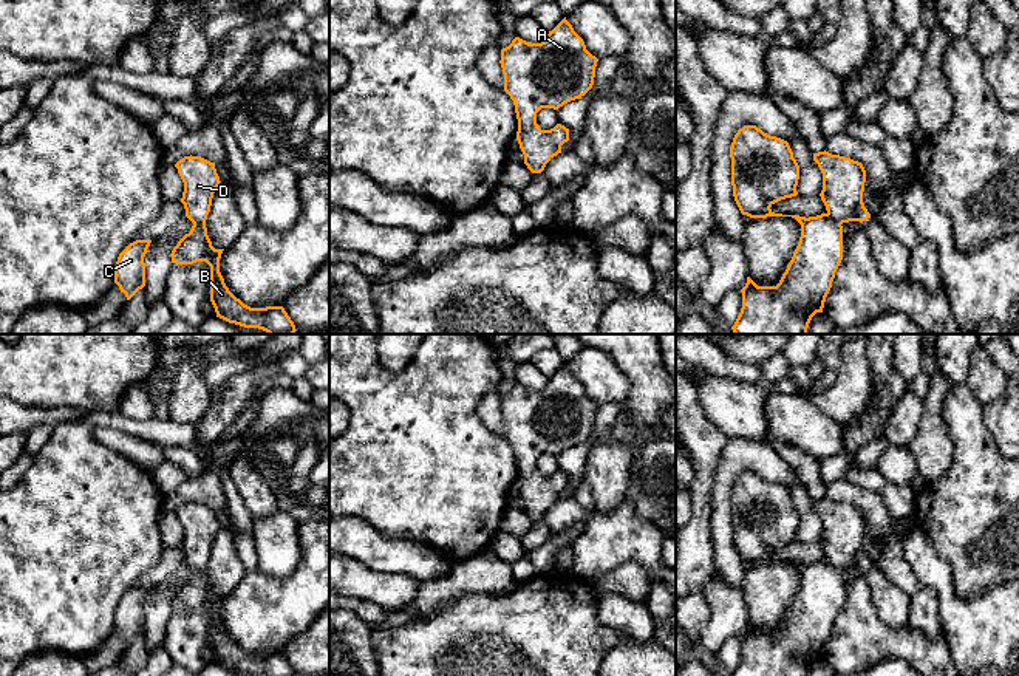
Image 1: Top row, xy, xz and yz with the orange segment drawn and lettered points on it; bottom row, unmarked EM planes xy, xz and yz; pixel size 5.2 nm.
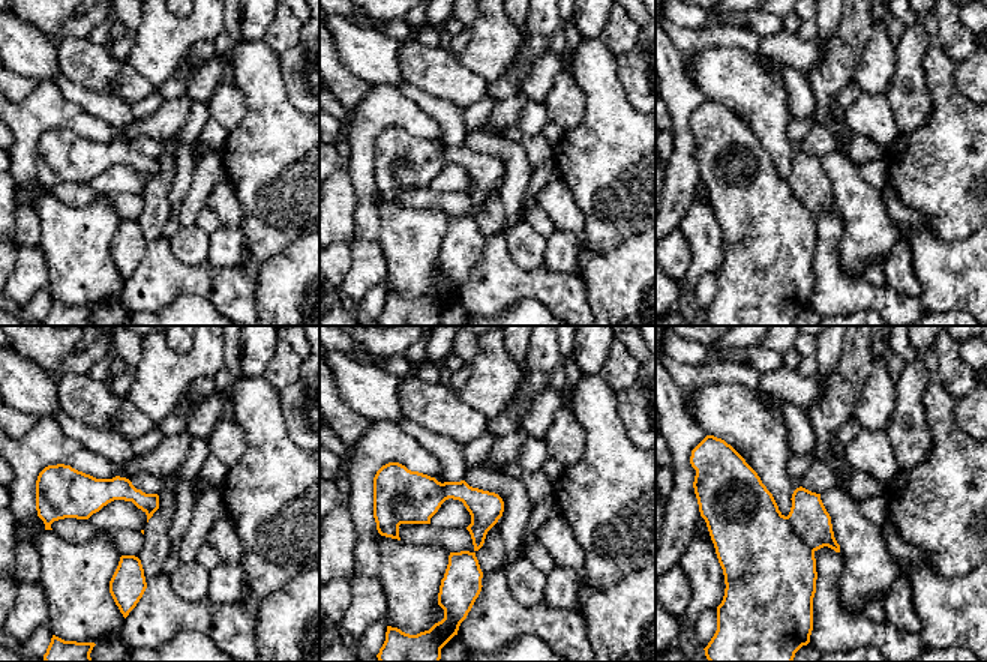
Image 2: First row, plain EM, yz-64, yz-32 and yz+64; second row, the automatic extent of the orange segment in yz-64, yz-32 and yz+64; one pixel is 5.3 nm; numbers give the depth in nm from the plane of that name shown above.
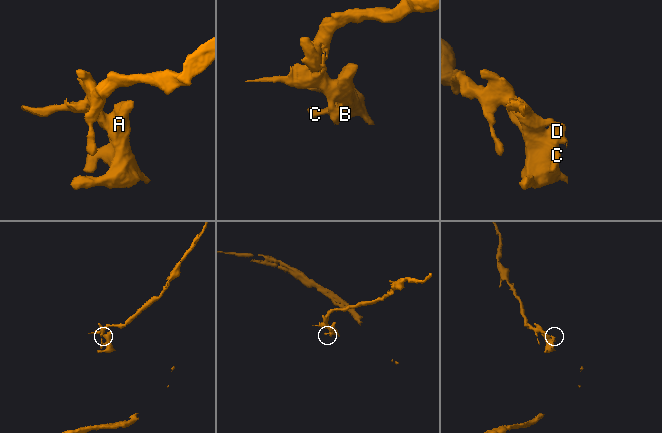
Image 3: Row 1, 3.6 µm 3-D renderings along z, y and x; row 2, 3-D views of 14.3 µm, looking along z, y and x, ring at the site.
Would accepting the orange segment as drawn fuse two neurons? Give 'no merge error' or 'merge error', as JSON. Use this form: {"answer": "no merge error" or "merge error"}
{"answer": "no merge error"}

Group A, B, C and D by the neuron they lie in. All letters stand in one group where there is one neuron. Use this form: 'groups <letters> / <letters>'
groups A B C D

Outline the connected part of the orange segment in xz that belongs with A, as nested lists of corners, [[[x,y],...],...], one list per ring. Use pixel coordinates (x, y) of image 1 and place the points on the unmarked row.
[[[566,364],[544,388],[529,390],[515,384],[501,396],[504,438],[513,447],[516,487],[532,520],[541,520],[569,487],[569,475],[561,470],[541,476],[537,459],[541,455],[558,456],[584,442],[594,432],[597,408]]]

